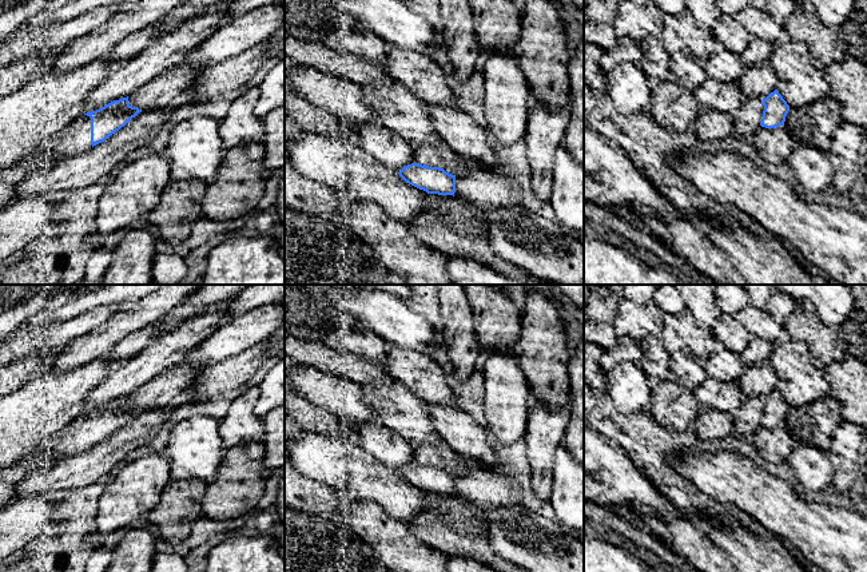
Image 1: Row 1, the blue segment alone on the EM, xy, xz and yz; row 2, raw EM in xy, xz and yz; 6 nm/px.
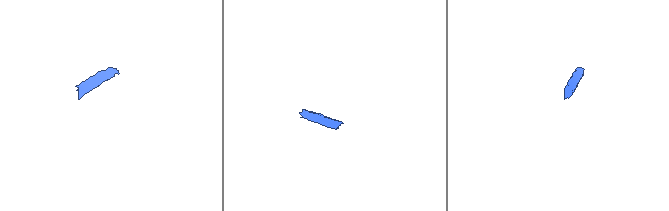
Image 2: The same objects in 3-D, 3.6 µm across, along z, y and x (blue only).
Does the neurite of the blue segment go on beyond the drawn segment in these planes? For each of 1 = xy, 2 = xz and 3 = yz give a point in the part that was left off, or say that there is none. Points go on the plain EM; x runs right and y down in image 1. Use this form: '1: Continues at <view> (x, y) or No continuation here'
1: Continues at xy (76, 437)
2: No continuation here
3: No continuation here

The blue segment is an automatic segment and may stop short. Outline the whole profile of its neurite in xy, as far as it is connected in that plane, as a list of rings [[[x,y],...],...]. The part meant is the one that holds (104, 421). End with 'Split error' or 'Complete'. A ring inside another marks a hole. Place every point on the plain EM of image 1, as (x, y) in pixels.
[[[128,396],[87,412],[72,421],[53,442],[33,454],[45,453],[56,462],[72,457],[110,437],[142,412],[128,402]]]. Split error

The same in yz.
[[[775,389],[765,398],[763,398],[763,405],[764,410],[760,422],[761,426],[771,429],[779,425],[784,425],[786,416],[790,410],[790,405],[777,389]]]. Complete

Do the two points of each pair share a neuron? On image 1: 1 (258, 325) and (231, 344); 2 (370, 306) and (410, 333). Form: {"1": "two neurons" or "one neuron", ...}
{"1": "one neuron", "2": "one neuron"}

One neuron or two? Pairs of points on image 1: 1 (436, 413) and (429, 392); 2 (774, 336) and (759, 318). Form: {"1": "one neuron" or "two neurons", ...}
{"1": "two neurons", "2": "one neuron"}

